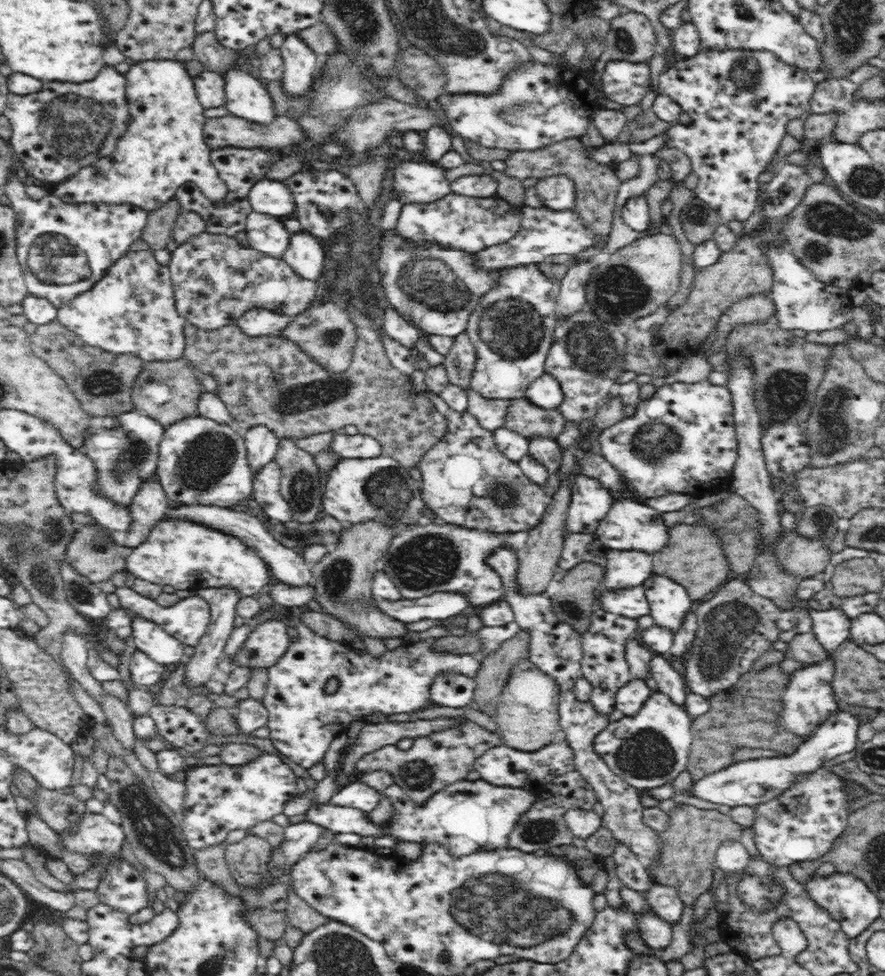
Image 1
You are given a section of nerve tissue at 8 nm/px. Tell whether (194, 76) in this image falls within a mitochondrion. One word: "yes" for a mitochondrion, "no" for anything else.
no

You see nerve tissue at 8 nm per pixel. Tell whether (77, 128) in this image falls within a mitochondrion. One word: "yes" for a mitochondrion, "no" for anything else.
yes

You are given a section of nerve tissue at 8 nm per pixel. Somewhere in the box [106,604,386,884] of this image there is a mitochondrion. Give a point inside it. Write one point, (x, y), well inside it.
(154, 831)

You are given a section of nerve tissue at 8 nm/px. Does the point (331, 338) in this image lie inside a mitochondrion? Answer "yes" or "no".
yes

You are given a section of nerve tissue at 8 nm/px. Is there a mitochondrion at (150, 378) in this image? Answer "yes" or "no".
yes

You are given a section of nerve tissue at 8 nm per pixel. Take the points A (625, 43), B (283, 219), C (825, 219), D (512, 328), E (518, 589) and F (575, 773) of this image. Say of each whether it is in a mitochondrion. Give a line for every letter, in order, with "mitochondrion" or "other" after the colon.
A: mitochondrion
B: other
C: mitochondrion
D: mitochondrion
E: other
F: other

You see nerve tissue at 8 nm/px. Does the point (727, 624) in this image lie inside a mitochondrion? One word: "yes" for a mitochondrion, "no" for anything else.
yes

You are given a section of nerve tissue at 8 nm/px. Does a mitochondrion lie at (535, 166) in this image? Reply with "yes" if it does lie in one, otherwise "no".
no

